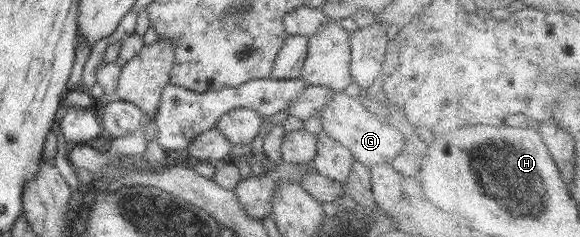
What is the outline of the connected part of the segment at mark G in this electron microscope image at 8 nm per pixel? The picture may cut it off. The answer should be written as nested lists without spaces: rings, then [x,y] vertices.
[[[330,91],[326,105],[316,115],[323,132],[349,149],[354,159],[365,166],[386,163],[392,157],[396,157],[398,151],[404,147],[402,135],[396,129],[376,119],[370,110],[360,105],[358,97],[348,97],[344,91]]]

